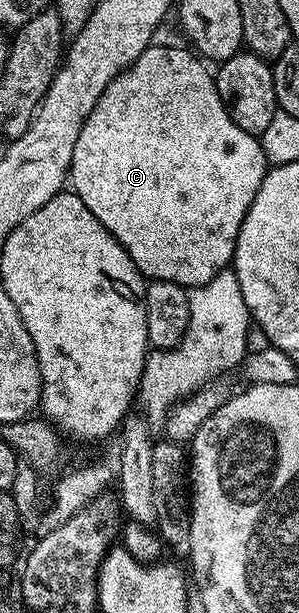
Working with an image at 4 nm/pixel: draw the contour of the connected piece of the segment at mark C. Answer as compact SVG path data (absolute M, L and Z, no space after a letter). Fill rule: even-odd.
M152 43L134 60L130 68L123 69L116 79L112 79L104 95L100 95L96 107L92 107L74 144L68 181L72 192L84 199L84 207L88 207L88 211L92 211L92 215L96 215L96 219L100 219L100 223L108 227L120 247L128 251L132 263L143 277L150 281L167 281L183 287L193 287L208 283L221 269L233 262L240 223L244 223L244 215L248 215L248 207L252 207L252 199L256 199L256 191L260 191L260 183L264 183L268 162L261 140L255 134L244 131L244 127L236 127L236 123L232 123L232 115L228 115L218 94L214 73L206 70L207 66L189 48L177 49L174 45L158 44Z

